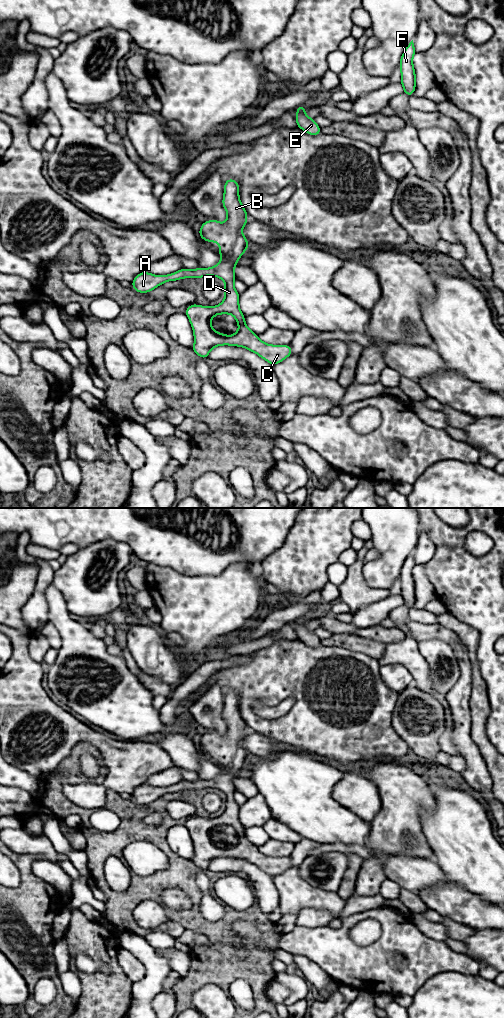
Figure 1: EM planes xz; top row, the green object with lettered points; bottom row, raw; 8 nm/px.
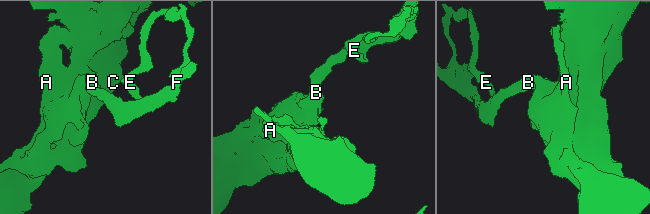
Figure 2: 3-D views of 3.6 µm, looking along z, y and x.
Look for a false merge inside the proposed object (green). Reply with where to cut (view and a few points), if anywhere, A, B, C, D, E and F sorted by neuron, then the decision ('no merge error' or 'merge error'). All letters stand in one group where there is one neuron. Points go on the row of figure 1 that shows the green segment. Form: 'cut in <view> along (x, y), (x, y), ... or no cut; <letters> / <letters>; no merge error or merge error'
no cut; A B C D E F; no merge error

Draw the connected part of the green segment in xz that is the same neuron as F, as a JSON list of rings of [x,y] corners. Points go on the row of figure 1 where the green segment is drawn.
[[[413,40],[406,46],[399,63],[401,69],[401,81],[404,88],[403,94],[412,96],[416,87],[416,76],[415,69],[413,66],[413,56],[415,55],[416,50],[414,47]]]

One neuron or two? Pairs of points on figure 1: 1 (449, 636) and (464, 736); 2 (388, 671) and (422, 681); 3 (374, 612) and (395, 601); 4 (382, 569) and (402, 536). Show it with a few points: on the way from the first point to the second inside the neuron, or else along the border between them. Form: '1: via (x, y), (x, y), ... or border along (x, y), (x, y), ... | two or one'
1: via (464, 661), (465, 682), (462, 689), (462, 711) | one
2: border along (393, 664), (402, 664), (411, 675), (413, 682) | two
3: via (379, 611), (390, 602) | one
4: via (390, 561), (393, 555), (394, 544) | one

